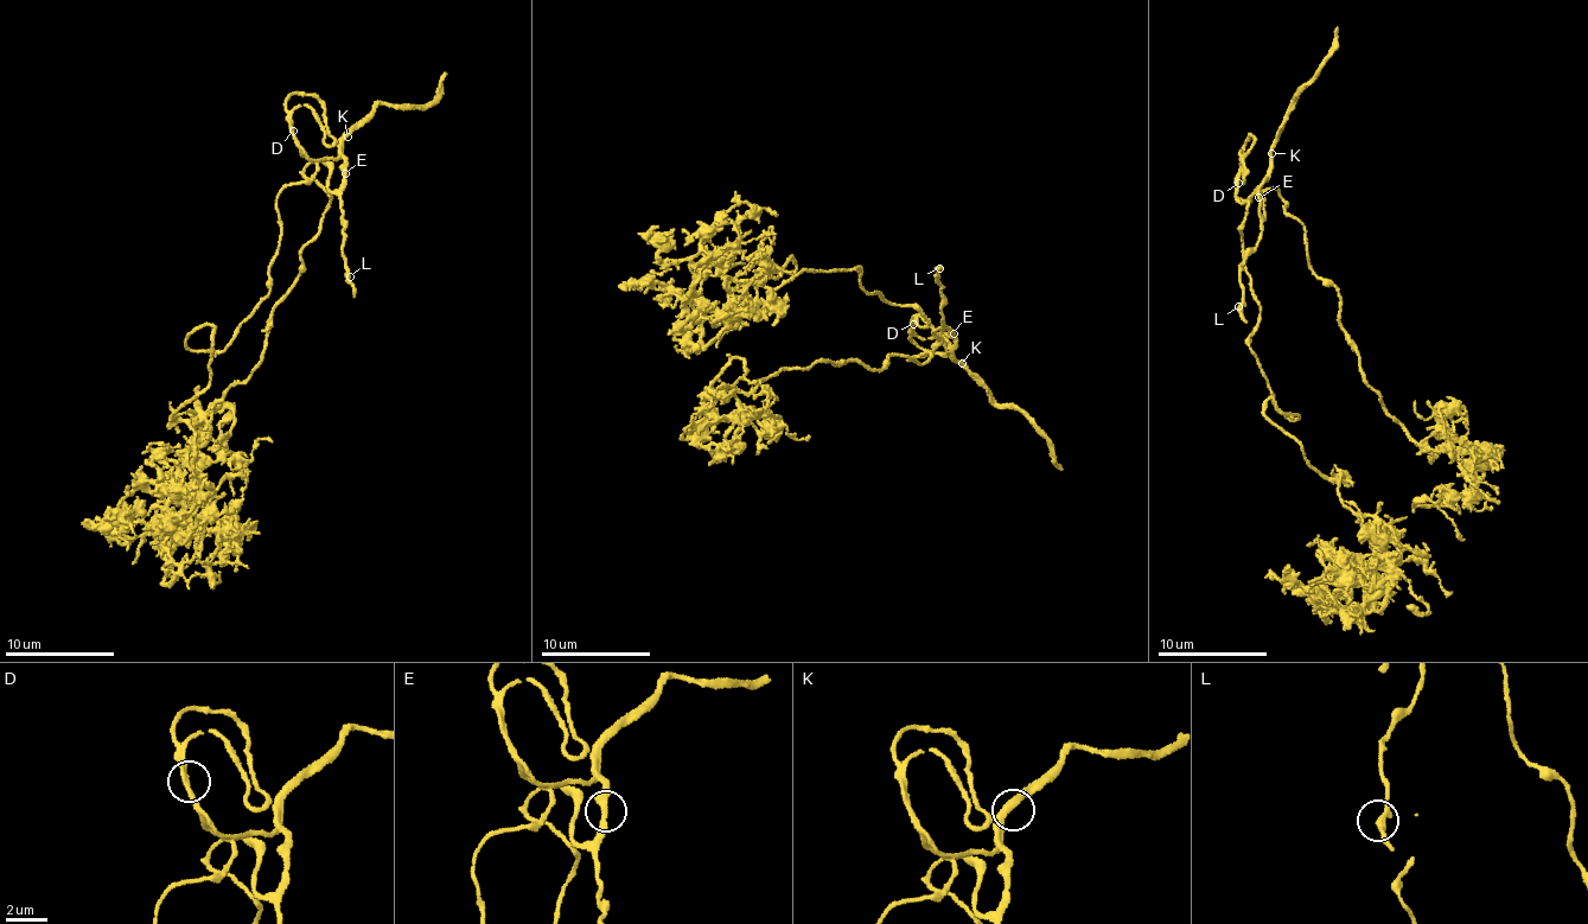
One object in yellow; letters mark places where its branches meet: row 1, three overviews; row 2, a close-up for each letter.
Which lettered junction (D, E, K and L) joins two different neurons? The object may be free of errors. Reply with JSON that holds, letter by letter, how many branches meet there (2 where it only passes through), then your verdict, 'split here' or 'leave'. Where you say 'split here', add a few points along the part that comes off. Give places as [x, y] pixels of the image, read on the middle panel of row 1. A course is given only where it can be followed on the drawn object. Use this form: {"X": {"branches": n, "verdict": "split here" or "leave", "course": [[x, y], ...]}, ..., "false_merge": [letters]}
{"D": {"branches": 2, "verdict": "leave"}, "E": {"branches": 2, "verdict": "leave"}, "K": {"branches": 2, "verdict": "leave"}, "L": {"branches": 2, "verdict": "leave"}, "false_merge": []}

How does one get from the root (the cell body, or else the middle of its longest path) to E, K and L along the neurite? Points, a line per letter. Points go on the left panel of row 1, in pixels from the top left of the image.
E: (279, 214), (275, 196), (289, 184), (300, 184), (312, 176), (316, 164), (329, 158), (340, 158), (345, 173)
K: (279, 214), (275, 196), (289, 184), (300, 184), (312, 176), (316, 164), (337, 157), (338, 145), (348, 136)
L: (279, 214), (275, 196), (312, 176), (316, 164), (331, 158), (330, 191), (340, 201), (342, 255), (350, 276)

